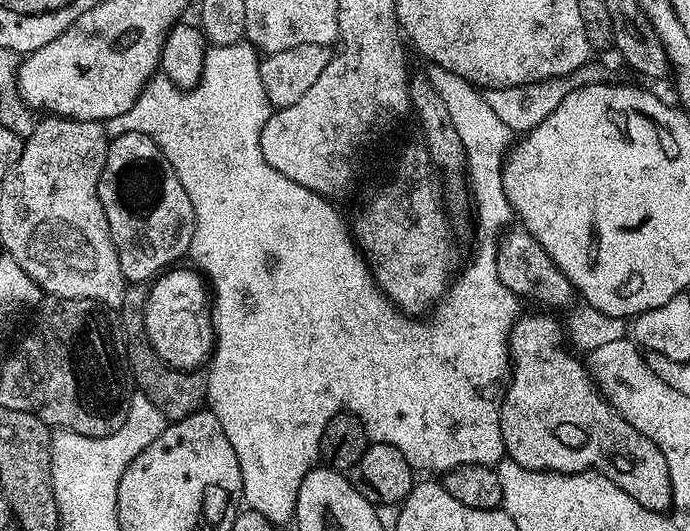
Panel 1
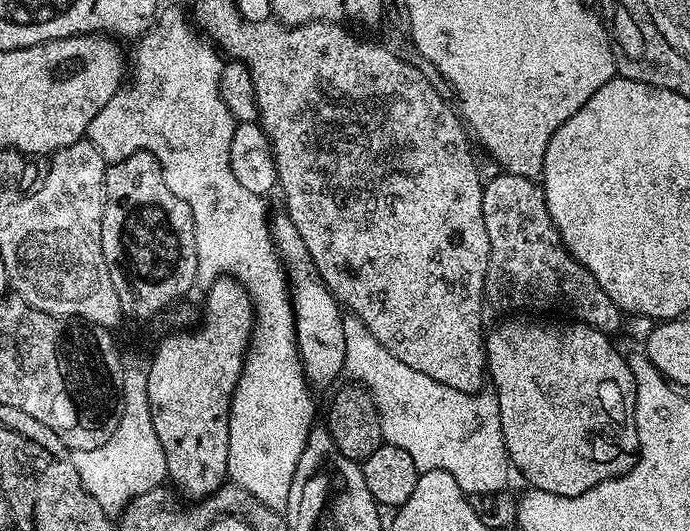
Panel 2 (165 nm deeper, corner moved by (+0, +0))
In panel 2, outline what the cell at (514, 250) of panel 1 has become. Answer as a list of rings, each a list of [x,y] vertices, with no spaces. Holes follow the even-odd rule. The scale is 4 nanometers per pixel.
[[[499,174],[492,181],[484,184],[482,194],[482,218],[486,222],[486,235],[490,238],[490,258],[486,270],[484,295],[487,303],[501,308],[504,314],[532,314],[528,312],[544,312],[551,304],[560,300],[560,291],[572,292],[580,296],[580,324],[588,324],[600,332],[615,334],[622,328],[622,313],[616,303],[598,286],[594,274],[586,270],[568,252],[568,247],[562,242],[558,230],[548,213],[543,187],[535,179],[526,176],[509,176]]]

